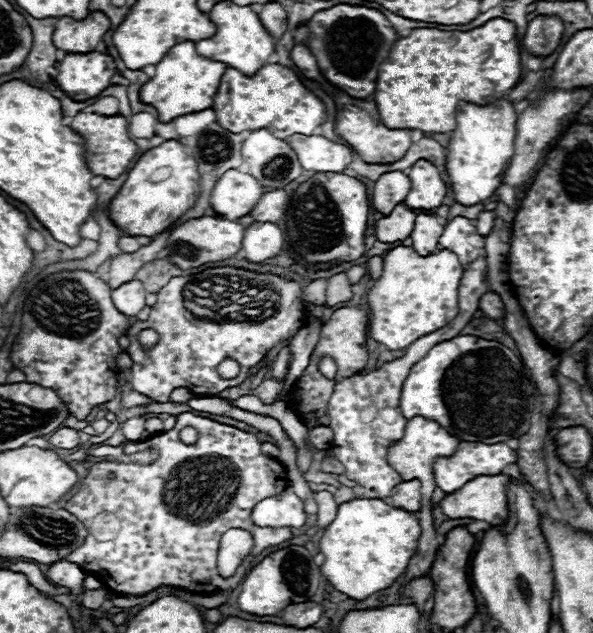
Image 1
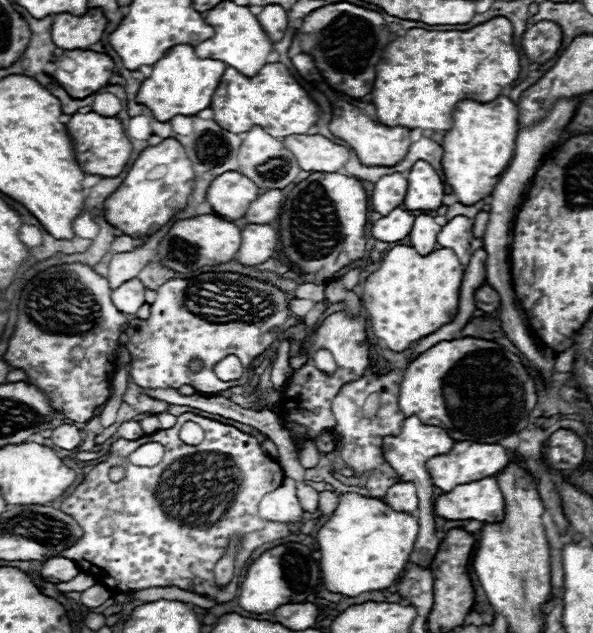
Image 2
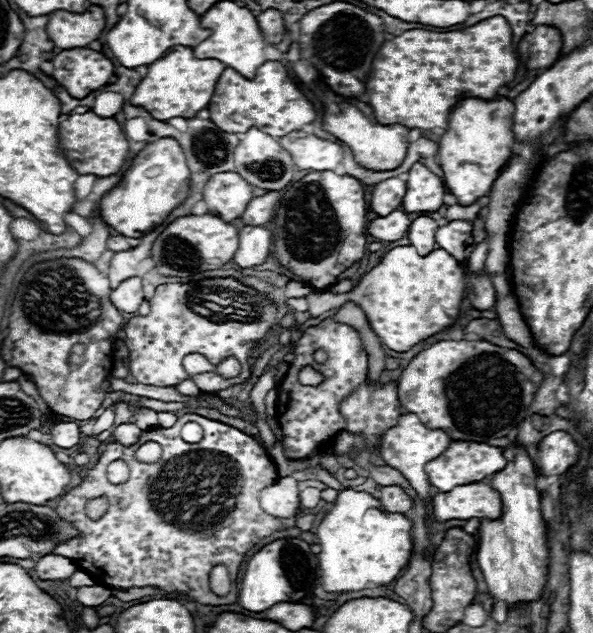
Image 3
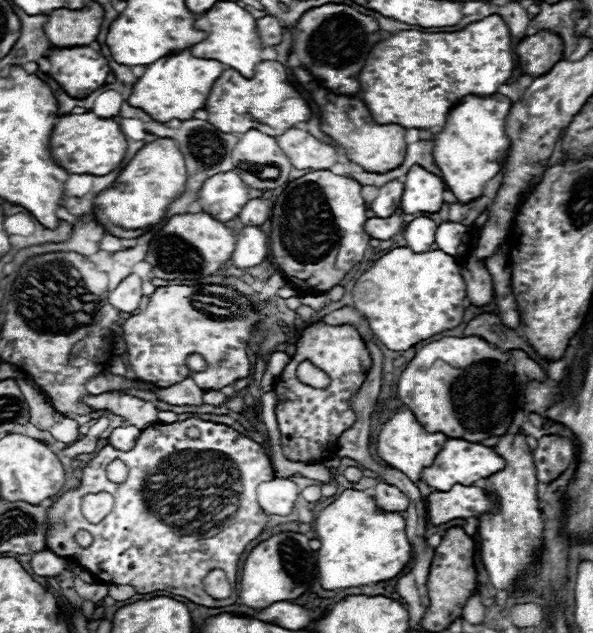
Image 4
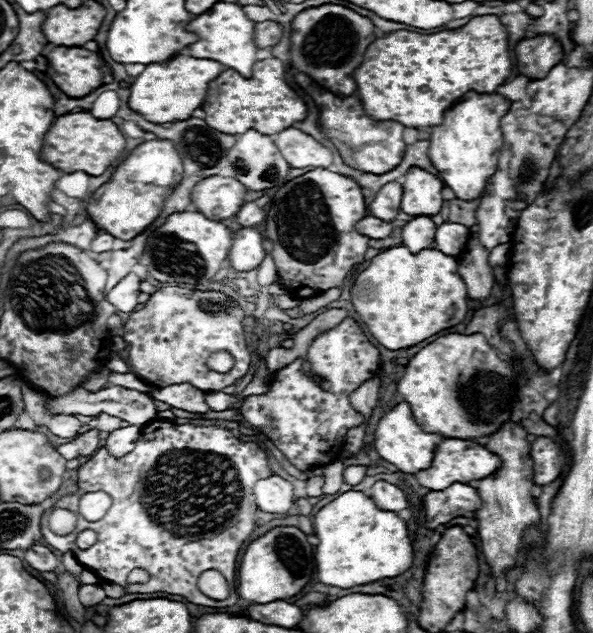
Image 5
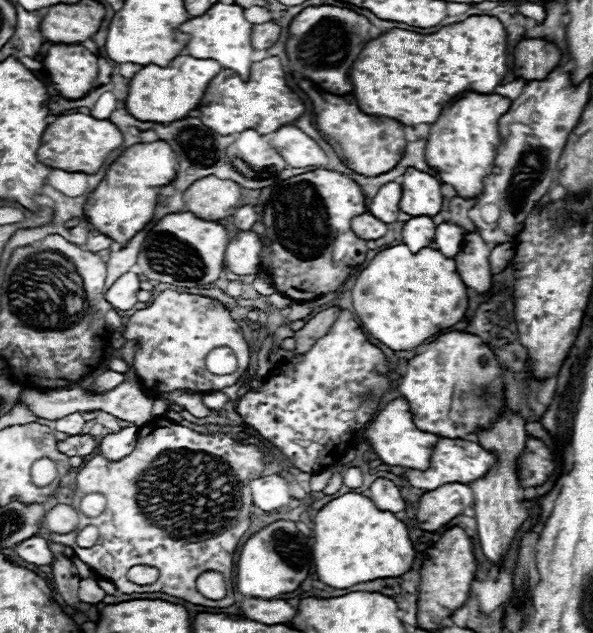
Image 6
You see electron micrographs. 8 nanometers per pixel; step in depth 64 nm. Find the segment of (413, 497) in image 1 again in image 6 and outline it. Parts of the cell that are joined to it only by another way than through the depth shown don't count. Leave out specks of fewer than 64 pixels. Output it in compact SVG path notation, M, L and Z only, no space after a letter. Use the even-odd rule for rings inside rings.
M378 478L370 486L370 500L374 502L376 508L388 510L388 512L394 512L394 514L406 508L406 502L404 502L400 490L394 486L394 482L390 482L386 478Z

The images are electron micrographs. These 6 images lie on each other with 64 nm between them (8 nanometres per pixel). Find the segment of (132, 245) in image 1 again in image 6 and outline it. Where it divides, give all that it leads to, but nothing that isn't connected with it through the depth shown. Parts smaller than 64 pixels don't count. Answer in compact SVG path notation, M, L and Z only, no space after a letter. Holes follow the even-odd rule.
M92 234L90 238L88 238L88 244L84 244L82 248L86 248L86 250L90 250L90 252L100 252L100 250L106 250L106 248L111 248L112 250L118 250L117 242L112 240L112 238L108 238L108 236L104 236L104 234Z

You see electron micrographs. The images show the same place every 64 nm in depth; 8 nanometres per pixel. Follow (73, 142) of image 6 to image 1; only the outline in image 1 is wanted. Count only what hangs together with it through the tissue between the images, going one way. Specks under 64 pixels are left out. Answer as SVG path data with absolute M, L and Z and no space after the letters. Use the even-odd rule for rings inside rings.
M76 114L70 128L86 140L86 162L96 176L118 178L130 166L138 154L138 146L128 136L128 120L124 116L102 116L102 114Z

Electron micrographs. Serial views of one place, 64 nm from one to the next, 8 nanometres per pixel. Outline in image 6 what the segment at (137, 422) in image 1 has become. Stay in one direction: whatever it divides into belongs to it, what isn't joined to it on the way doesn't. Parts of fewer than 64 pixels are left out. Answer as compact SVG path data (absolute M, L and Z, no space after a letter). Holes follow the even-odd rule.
M126 426L118 432L112 432L108 434L100 446L98 446L98 452L108 456L108 460L120 460L124 456L128 456L128 452L134 450L136 446L136 438L138 438L138 426Z

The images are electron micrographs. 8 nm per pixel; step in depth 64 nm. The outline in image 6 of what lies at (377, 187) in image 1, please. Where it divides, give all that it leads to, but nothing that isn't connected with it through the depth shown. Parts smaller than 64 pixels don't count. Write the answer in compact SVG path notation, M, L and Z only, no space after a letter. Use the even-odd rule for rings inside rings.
M388 182L372 198L368 212L386 224L392 224L392 222L396 222L396 216L400 212L400 208L398 208L400 196L402 196L402 186L396 182Z

